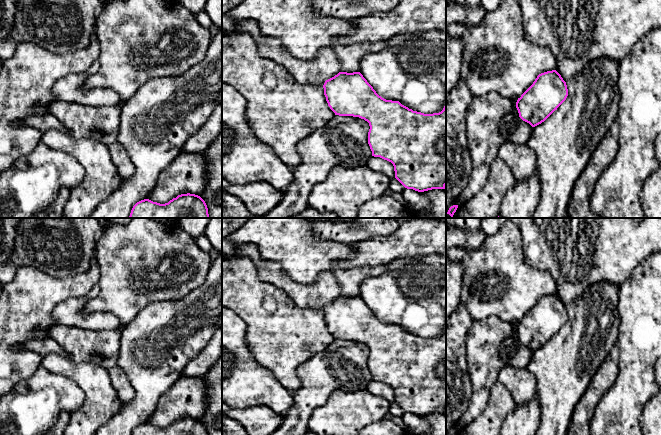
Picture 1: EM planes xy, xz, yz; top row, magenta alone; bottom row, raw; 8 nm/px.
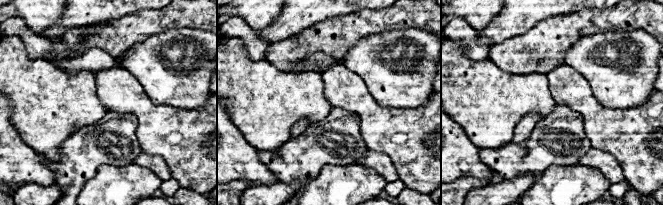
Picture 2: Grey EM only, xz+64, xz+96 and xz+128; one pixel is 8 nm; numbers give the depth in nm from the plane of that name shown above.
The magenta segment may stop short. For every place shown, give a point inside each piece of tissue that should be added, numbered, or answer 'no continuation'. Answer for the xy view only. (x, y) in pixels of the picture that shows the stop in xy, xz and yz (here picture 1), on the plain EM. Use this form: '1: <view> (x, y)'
no continuation

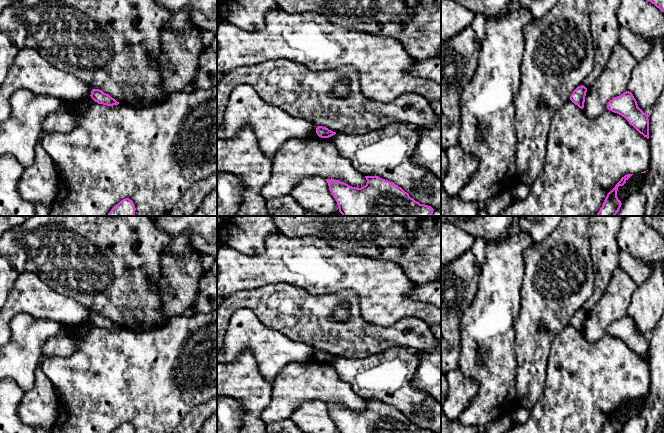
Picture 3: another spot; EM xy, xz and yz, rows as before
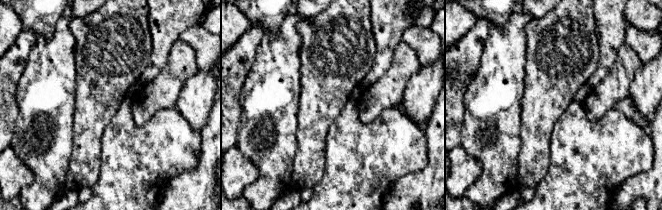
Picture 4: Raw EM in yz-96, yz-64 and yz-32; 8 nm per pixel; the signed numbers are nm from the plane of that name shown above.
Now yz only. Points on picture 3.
no continuation

